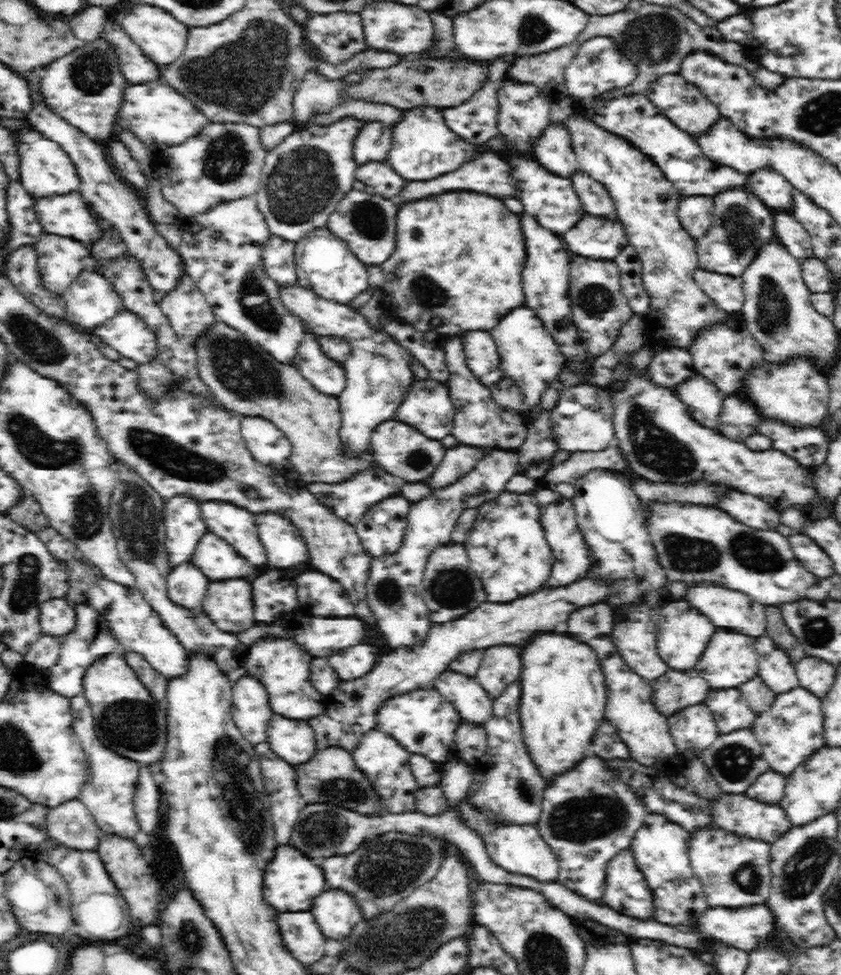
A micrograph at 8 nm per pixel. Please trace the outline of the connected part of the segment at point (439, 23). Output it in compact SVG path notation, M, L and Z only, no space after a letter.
M429 11L432 19L432 46L428 46L426 50L422 50L418 57L446 59L448 53L455 48L453 37L453 19L450 17L436 13L436 11Z

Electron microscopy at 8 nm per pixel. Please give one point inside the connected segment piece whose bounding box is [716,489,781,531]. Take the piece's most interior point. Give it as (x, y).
(755, 513)

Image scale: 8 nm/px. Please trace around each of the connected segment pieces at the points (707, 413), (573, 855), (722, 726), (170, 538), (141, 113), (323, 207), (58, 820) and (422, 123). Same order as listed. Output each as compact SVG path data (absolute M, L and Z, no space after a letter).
M697 371L692 372L686 382L676 385L675 392L684 404L688 404L690 416L694 416L698 424L708 428L716 428L720 424L718 418L726 393L722 393L710 379Z
M586 758L573 770L552 778L544 791L536 827L557 856L560 865L557 882L589 901L603 904L606 864L618 852L629 848L646 811L638 794L604 760Z
M736 688L708 692L706 706L718 718L719 735L726 735L742 729L750 729L756 714Z
M189 496L166 500L163 521L169 564L174 568L188 563L208 530L201 519L201 501Z
M163 80L129 86L130 88L126 88L124 102L118 108L114 125L136 134L136 138L140 138L146 146L156 144L156 148L165 149L182 144L185 140L200 134L202 128L209 123L201 109L198 109L188 98L184 98L182 93L164 84Z
M346 116L329 125L300 127L290 133L276 148L267 152L265 166L261 172L261 184L258 192L254 194L254 199L265 216L270 234L297 243L314 228L326 226L326 220L330 213L334 212L338 202L353 189L355 170L359 167L353 155L354 139L363 124L362 120Z
M79 799L50 809L45 830L50 839L79 851L94 851L103 834L89 808Z
M430 105L407 109L403 119L393 127L392 146L387 160L392 170L407 182L432 180L454 172L460 164L478 155L479 146L470 144L445 123L444 110Z

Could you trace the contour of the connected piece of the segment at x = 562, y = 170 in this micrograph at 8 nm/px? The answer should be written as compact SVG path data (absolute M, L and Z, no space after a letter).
M563 122L548 125L543 135L534 144L532 158L549 173L562 178L571 177L578 168L569 129Z

